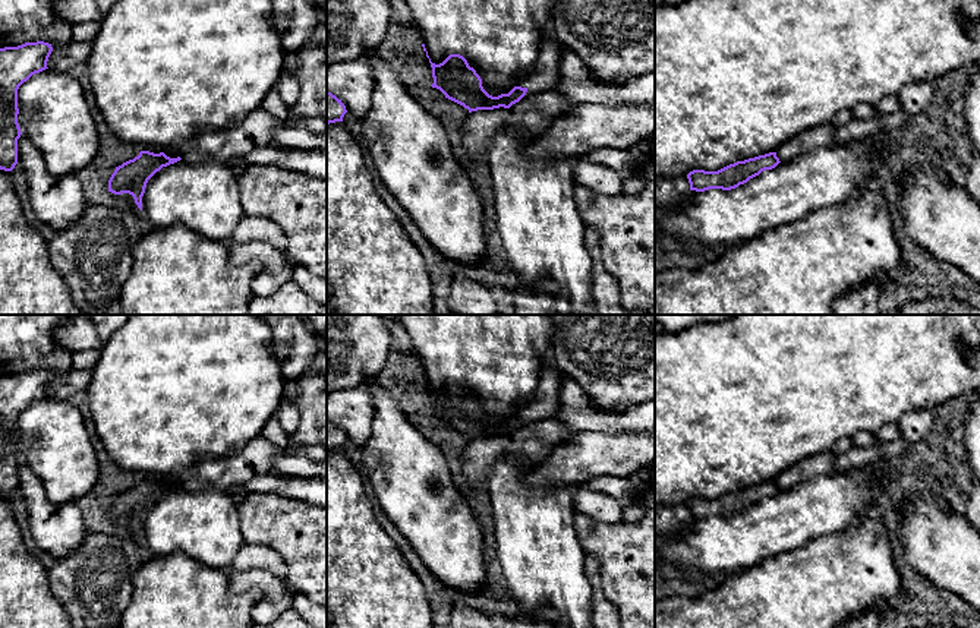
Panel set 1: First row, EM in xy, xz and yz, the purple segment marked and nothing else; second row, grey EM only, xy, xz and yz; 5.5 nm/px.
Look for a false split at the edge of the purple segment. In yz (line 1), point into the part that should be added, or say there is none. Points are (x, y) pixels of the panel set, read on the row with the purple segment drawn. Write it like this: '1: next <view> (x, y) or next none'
1: next none

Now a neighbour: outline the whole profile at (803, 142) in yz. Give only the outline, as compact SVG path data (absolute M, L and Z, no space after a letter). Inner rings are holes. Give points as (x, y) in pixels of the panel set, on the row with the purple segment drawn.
M831 123L804 130L803 133L782 143L776 149L776 157L781 162L790 162L798 155L812 149L834 146L835 133L836 129Z

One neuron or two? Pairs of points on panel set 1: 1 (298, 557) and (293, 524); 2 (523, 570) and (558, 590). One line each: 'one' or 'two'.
1: one
2: one

